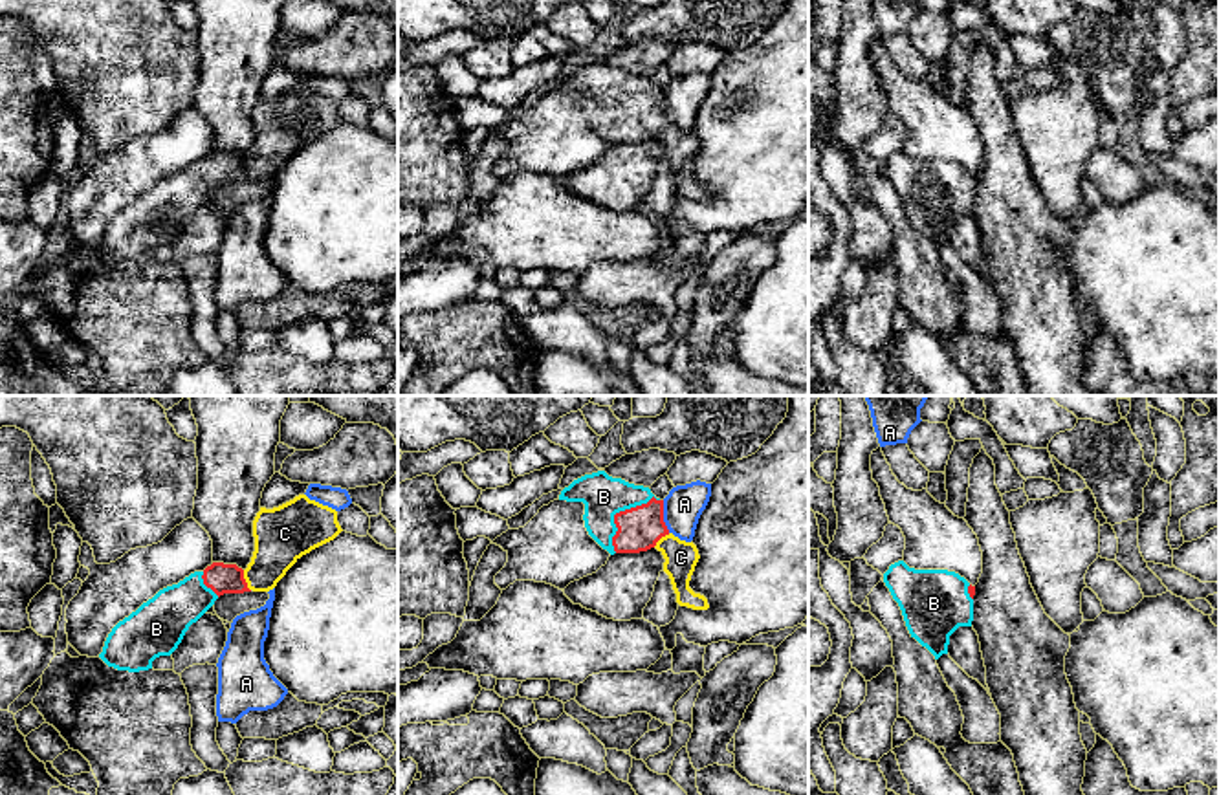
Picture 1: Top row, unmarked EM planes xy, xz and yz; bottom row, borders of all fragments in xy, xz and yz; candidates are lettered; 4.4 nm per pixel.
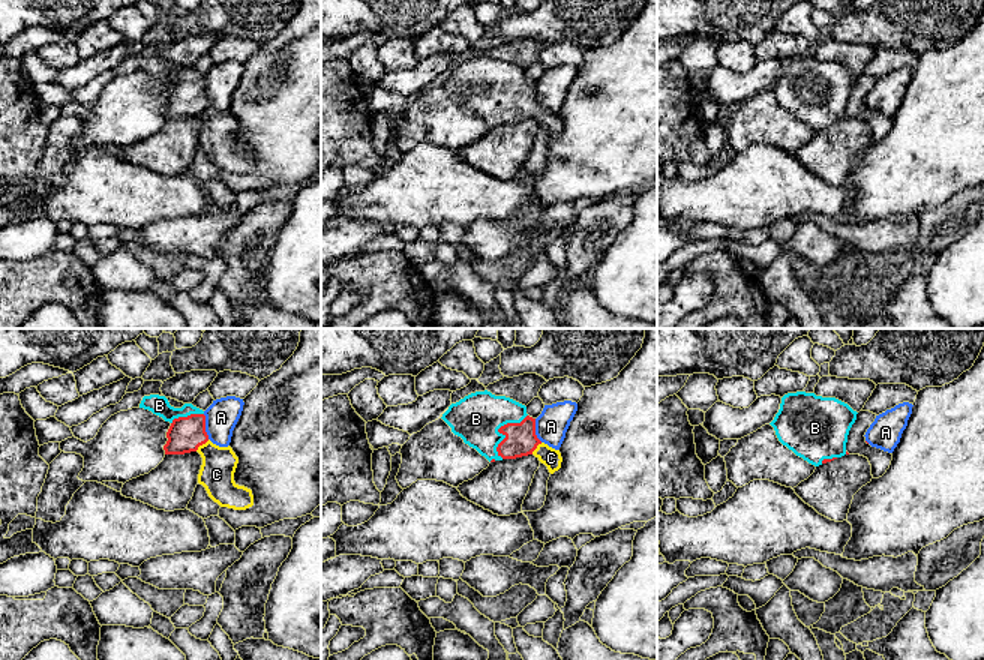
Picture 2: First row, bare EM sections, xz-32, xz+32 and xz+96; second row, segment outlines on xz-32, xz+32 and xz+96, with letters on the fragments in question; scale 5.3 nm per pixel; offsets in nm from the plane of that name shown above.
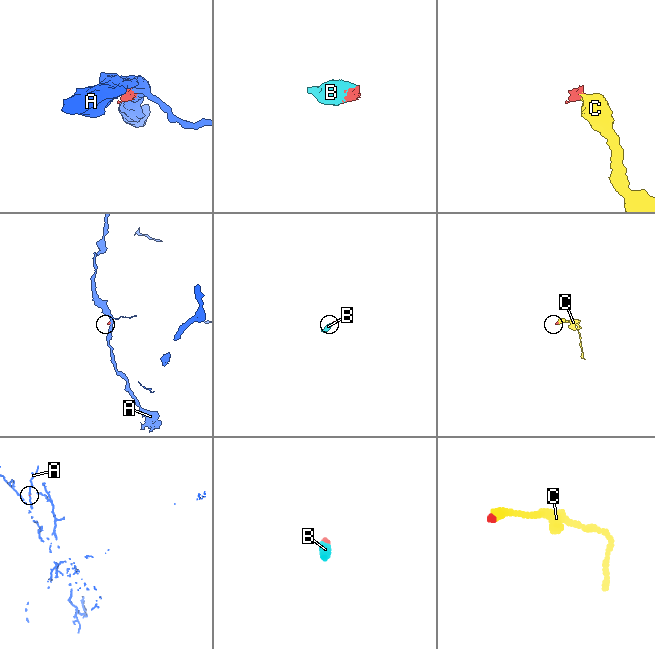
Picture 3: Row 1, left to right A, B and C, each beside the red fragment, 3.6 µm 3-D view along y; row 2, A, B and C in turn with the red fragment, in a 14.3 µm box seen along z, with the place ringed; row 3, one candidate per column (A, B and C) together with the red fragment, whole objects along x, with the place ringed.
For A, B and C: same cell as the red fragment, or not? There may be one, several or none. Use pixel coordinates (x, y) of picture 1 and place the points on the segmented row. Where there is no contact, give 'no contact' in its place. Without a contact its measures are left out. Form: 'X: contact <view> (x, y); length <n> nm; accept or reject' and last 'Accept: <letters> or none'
A: contact xz (662, 517); length 150 nm; reject
B: contact xz (620, 511); length 300 nm; accept
C: contact xy (244, 581); length 100 nm; accept
Accept: B, C

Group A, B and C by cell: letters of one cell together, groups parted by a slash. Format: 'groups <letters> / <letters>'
groups A / B C

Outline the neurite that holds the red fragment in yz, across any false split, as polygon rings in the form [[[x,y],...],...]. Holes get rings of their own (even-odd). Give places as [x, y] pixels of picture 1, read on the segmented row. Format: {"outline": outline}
{"outline": [[[898,561],[884,573],[884,583],[898,603],[911,637],[935,659],[948,654],[950,636],[959,626],[972,626],[975,586],[959,573],[915,570]]]}

